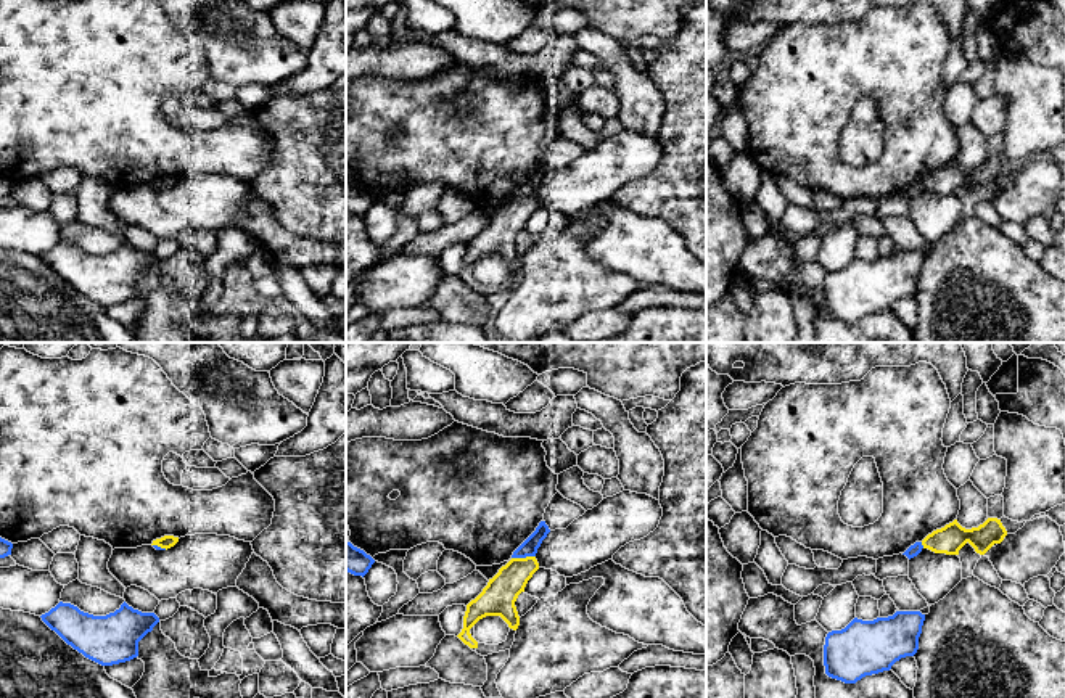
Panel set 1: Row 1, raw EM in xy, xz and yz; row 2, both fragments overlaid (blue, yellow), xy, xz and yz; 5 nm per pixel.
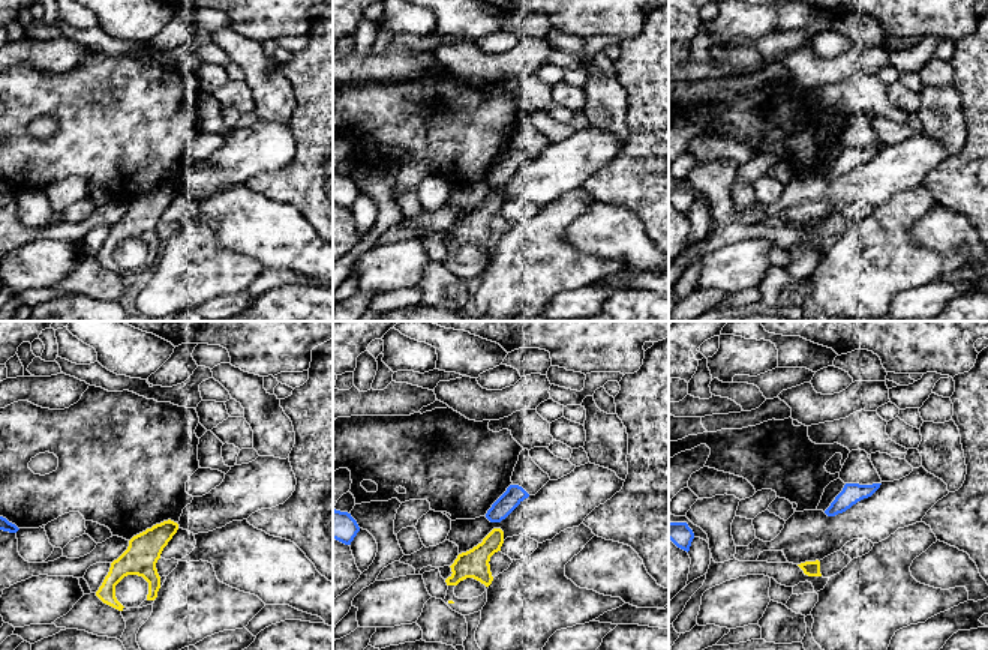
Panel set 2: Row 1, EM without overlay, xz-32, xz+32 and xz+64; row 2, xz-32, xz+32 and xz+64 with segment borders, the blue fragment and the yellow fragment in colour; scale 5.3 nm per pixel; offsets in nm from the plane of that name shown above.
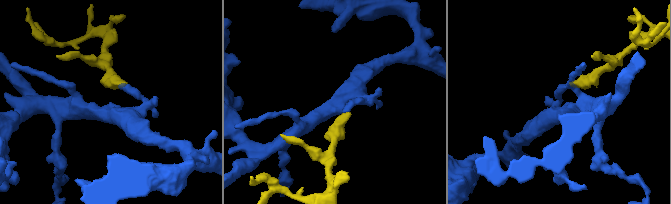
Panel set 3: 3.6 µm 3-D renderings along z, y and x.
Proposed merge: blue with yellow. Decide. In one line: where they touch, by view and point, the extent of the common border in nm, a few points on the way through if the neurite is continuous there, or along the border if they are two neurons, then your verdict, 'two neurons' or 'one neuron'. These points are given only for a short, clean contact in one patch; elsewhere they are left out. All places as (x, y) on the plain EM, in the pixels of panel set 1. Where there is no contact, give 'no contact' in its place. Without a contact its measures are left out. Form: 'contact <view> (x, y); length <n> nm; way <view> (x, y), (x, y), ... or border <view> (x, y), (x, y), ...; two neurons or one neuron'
contact xz (523, 197); length 120 nm; border xz (534, 195), (512, 198); two neurons

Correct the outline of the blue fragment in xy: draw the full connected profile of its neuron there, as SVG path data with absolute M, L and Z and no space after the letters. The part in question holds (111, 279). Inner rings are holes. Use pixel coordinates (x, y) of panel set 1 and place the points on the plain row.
M60 241L42 261L85 298L113 306L138 296L138 281L159 262L154 253L142 253L125 241L106 256L93 256Z

